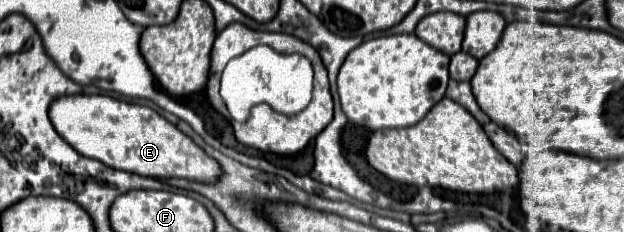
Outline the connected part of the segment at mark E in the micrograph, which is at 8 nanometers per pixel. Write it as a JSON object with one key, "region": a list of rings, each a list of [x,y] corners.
{"region":[[[65,96],[49,108],[49,118],[65,142],[79,154],[99,160],[115,170],[147,178],[185,178],[213,184],[221,178],[221,166],[207,156],[187,134],[147,106],[127,104],[109,96]]]}

